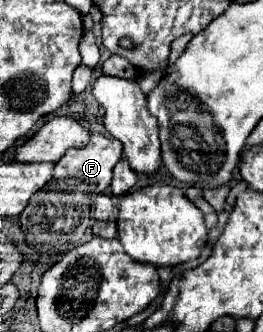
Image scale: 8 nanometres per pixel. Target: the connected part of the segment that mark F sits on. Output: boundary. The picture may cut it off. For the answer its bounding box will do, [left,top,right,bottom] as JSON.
[54,134,122,194]

